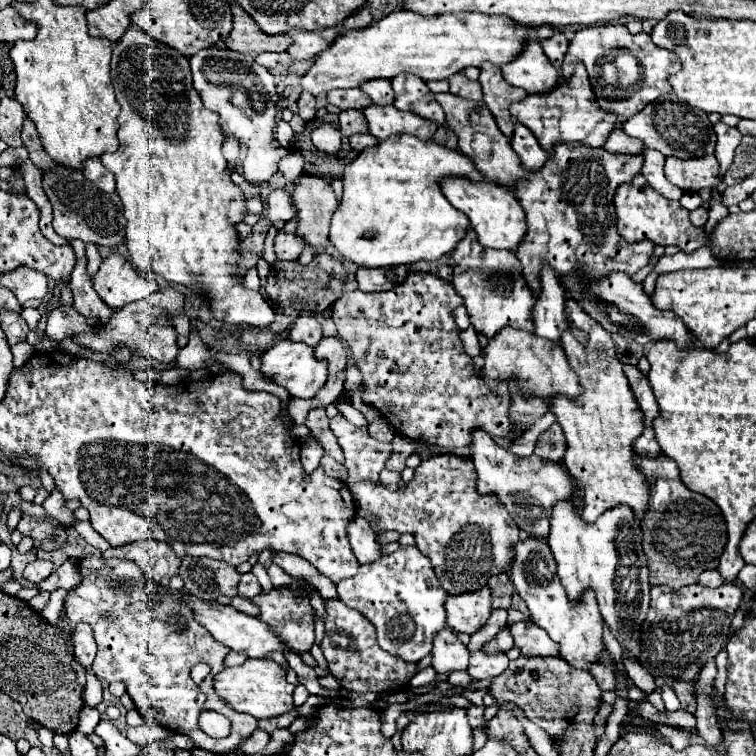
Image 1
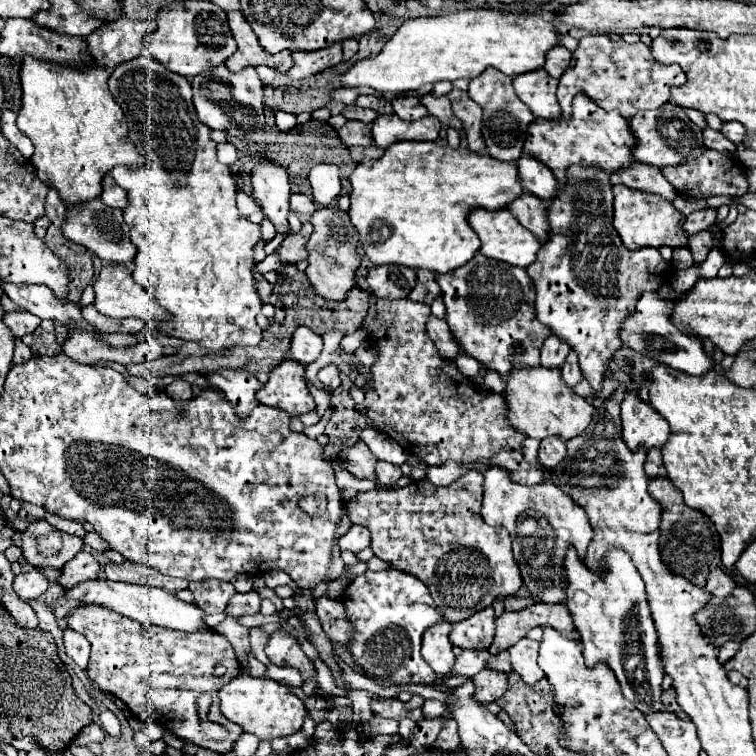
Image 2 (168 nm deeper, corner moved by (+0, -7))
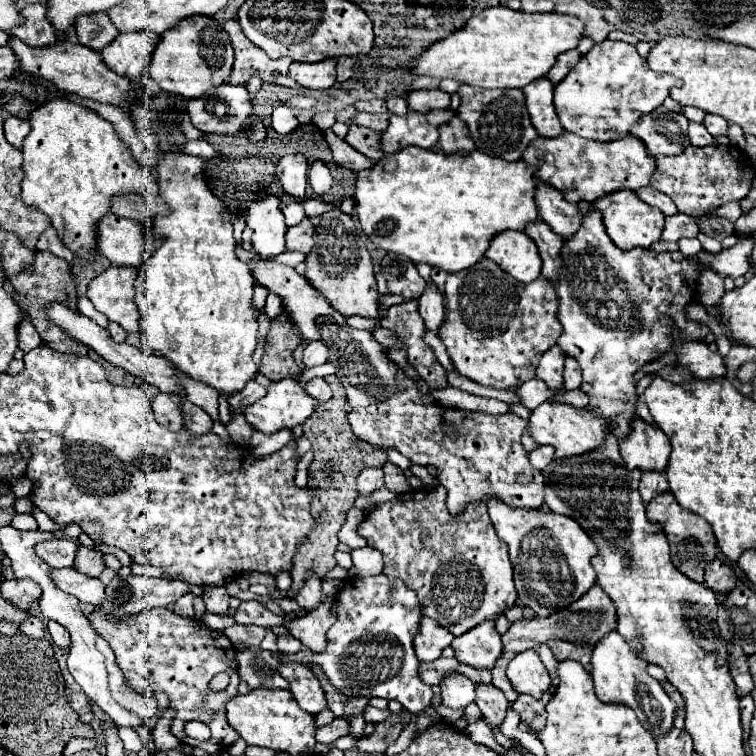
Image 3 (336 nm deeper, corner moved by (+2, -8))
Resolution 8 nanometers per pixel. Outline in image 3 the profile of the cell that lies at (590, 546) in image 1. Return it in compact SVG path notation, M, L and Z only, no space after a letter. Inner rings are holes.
M616 630L608 632L594 644L590 674L594 682L594 692L600 700L614 702L614 704L620 702L620 704L628 704L630 708L634 708L640 724L644 724L644 728L656 738L668 732L668 728L672 728L676 702L664 692L662 684L646 672L650 662L640 656L640 650L642 650L642 644L638 636L632 640L626 640Z

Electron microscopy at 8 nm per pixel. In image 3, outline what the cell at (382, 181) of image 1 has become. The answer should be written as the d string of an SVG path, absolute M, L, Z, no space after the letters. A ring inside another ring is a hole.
M406 146L406 148L398 150L398 152L384 154L384 158L380 162L376 162L374 168L360 170L358 172L354 200L356 200L356 214L358 214L358 220L360 220L360 226L362 226L364 234L370 238L370 242L376 248L386 250L390 254L406 256L414 264L428 264L428 266L442 268L446 272L460 272L460 270L466 270L472 264L476 264L478 260L484 258L484 252L488 248L488 242L492 240L494 234L498 234L502 230L524 230L524 224L528 224L528 222L532 222L532 220L538 218L538 208L534 204L534 188L536 188L534 172L530 168L526 168L526 164L522 160L518 160L518 162L506 162L506 160L500 160L500 158L494 158L494 156L488 156L488 154L482 154L478 150L468 152L468 154L444 154L444 152L434 152L430 148Z

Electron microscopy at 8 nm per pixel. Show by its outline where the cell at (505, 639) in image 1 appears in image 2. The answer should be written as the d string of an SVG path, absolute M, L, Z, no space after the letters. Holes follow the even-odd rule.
M462 651L460 655L456 655L454 671L450 675L474 677L478 671L484 669L484 663L488 657L490 657L490 651Z

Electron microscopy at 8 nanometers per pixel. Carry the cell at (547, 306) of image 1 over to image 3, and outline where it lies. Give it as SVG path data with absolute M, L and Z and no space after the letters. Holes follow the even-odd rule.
M552 346L548 352L542 354L538 364L538 378L546 382L548 388L562 386L562 368L564 368L564 352L558 346Z

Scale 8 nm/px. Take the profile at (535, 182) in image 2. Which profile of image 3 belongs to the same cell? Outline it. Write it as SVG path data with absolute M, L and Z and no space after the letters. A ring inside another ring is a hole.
M538 182L534 200L538 206L540 218L544 218L544 222L554 232L558 232L562 238L572 236L572 232L576 230L576 224L580 224L580 212L576 204L566 202L560 190L544 182Z

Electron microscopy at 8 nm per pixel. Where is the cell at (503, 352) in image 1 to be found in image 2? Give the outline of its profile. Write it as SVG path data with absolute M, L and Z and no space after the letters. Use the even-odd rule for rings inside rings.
M514 369L510 373L510 379L506 381L504 397L508 405L510 425L532 439L558 437L562 441L570 441L572 437L582 435L590 425L590 419L594 417L594 407L584 397L572 393L572 389L564 383L558 369Z

